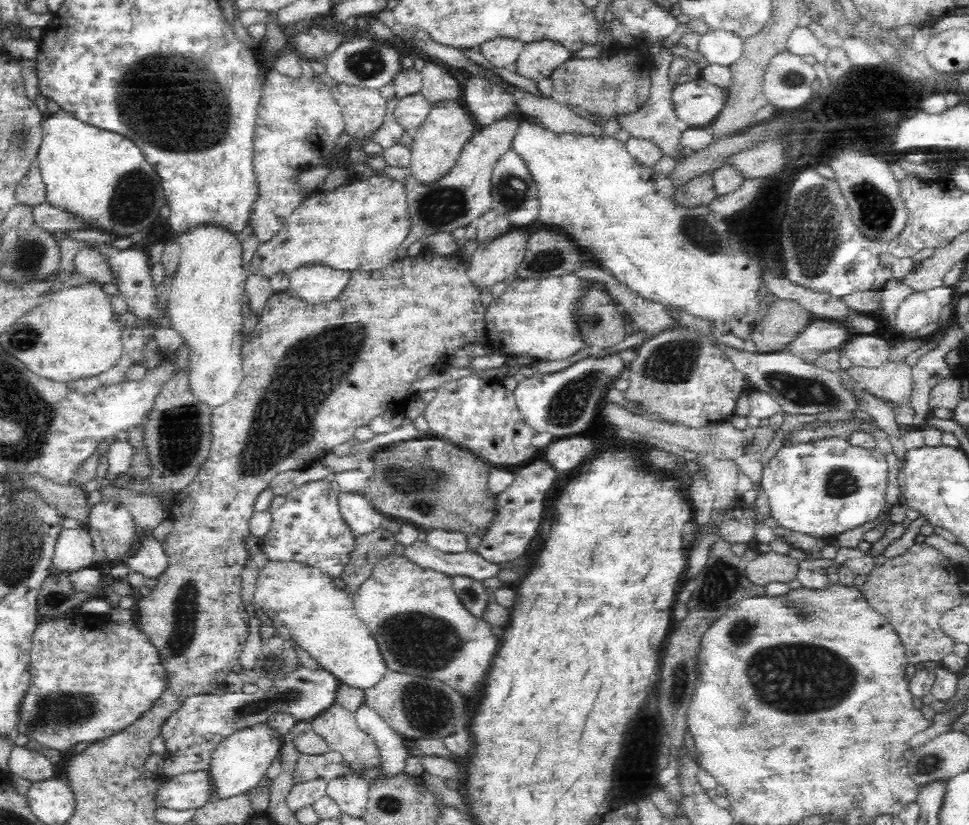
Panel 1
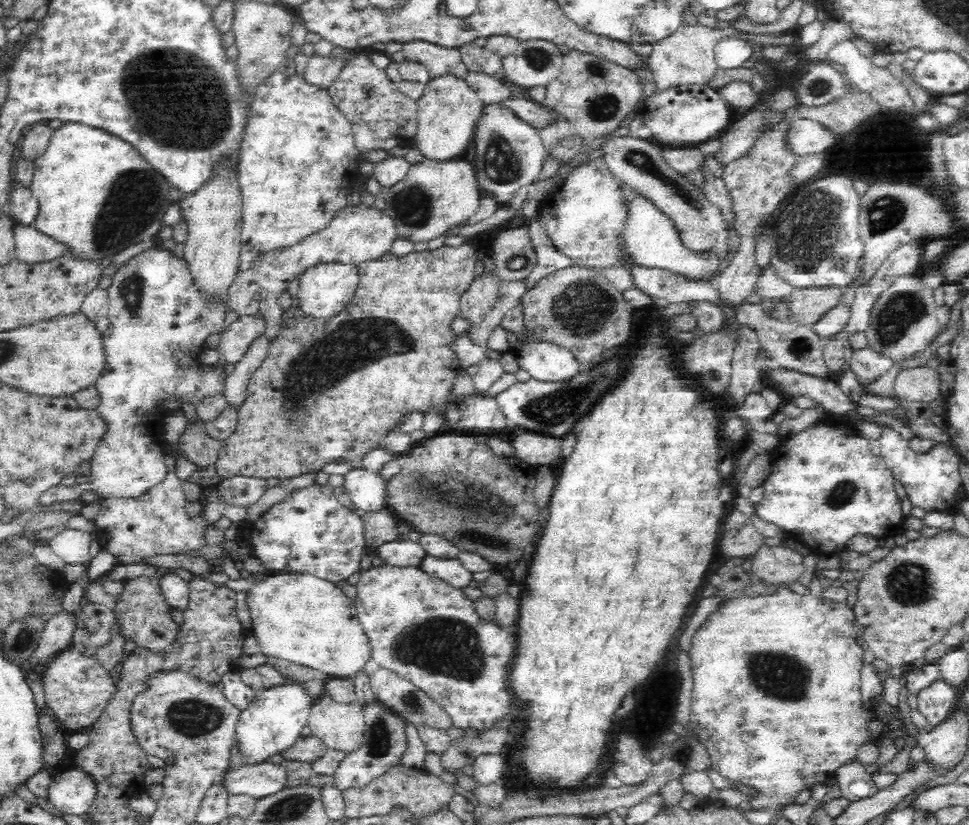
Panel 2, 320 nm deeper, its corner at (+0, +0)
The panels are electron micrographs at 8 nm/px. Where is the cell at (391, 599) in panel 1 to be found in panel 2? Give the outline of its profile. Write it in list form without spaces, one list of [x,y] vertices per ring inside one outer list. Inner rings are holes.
[[[383,564],[382,566],[372,565],[368,570],[361,573],[361,577],[355,586],[357,587],[356,613],[359,617],[359,622],[363,625],[364,633],[370,638],[371,654],[379,667],[395,672],[395,674],[402,676],[405,680],[412,682],[417,688],[426,692],[431,698],[440,701],[456,728],[463,728],[474,733],[482,732],[502,720],[507,714],[510,714],[512,710],[512,700],[510,698],[512,696],[508,692],[508,669],[509,665],[512,664],[512,658],[514,658],[517,634],[503,631],[495,622],[484,621],[477,613],[474,601],[469,600],[461,589],[452,588],[452,585],[430,573],[422,571],[420,568],[400,567],[400,565],[389,564]]]

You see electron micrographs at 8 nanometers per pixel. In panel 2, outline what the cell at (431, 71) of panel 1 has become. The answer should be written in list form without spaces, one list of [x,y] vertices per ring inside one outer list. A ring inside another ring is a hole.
[[[416,41],[402,44],[402,52],[406,59],[422,64],[428,69],[431,80],[451,74],[465,80],[468,71],[460,62],[459,49],[446,49],[437,44]]]

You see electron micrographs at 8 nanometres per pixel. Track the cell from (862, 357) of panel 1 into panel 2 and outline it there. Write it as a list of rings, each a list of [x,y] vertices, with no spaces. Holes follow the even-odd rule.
[[[865,347],[853,351],[849,360],[849,368],[858,377],[859,383],[868,383],[884,374],[892,365],[890,357]]]

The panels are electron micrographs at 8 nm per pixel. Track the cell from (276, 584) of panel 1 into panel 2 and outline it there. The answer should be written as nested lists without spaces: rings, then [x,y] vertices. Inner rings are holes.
[[[308,572],[269,575],[248,590],[246,603],[253,624],[250,631],[267,657],[320,670],[328,679],[352,680],[373,659],[371,641],[359,622],[354,601],[324,577]]]

